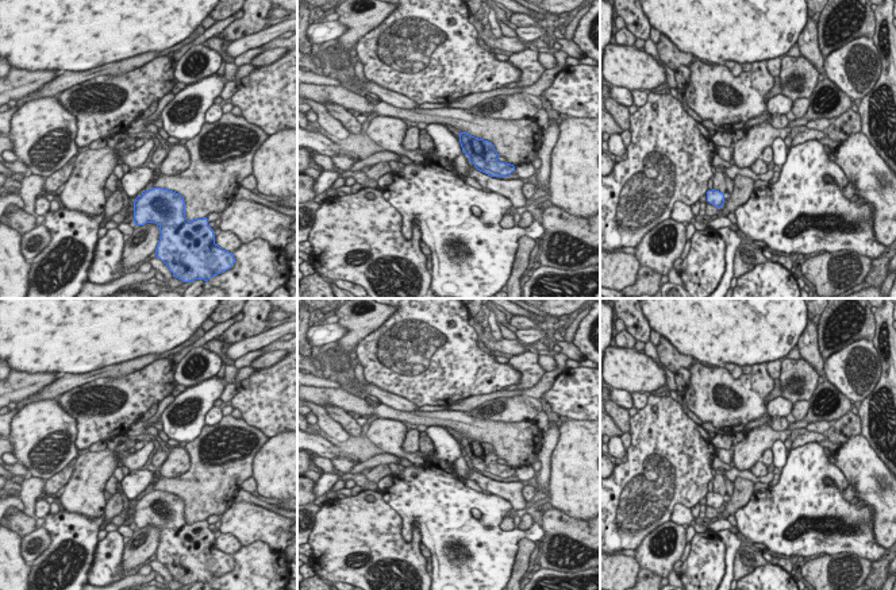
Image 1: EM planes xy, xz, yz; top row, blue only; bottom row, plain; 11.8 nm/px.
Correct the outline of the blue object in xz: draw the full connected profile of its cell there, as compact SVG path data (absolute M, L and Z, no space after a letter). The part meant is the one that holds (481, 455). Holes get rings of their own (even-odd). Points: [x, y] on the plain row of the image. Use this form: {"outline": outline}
{"outline": "M461 435L459 446L462 454L469 459L469 463L477 473L491 479L508 479L512 474L515 474L514 467L497 463L500 458L491 444Z"}

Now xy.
{"outline": "M153 490L138 498L134 504L134 521L136 528L155 525L159 529L159 544L155 558L173 575L173 579L182 585L204 582L205 586L214 578L218 578L232 570L235 560L215 545L214 532L208 528L208 521L195 521L188 524L185 520L184 500L173 493Z"}

